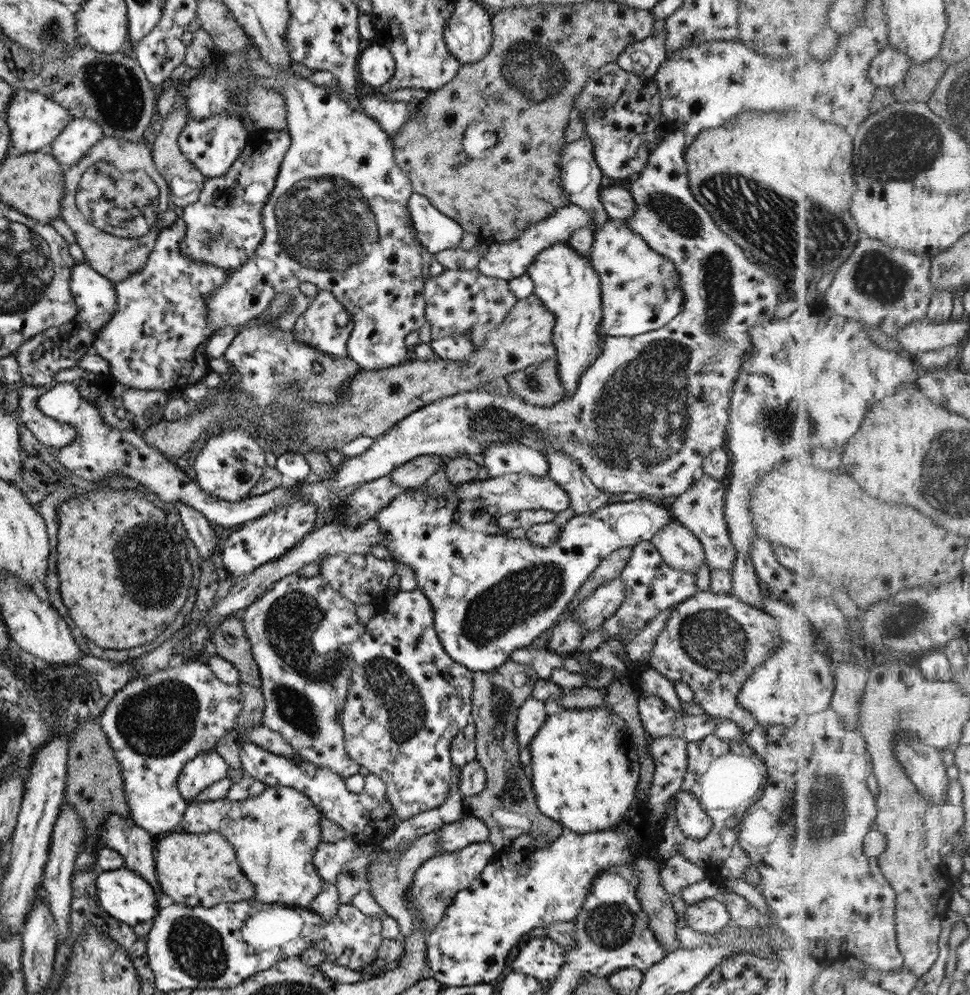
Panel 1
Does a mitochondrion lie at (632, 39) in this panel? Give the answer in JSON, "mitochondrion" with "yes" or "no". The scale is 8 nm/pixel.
{"mitochondrion":"no"}

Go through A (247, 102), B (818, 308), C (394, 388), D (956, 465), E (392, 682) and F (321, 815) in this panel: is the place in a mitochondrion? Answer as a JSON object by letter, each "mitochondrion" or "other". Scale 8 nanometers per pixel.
{"A":"other","B":"other","C":"mitochondrion","D":"mitochondrion","E":"mitochondrion","F":"other"}

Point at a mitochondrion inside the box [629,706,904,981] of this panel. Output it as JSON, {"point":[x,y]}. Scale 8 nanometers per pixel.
{"point":[827,826]}

